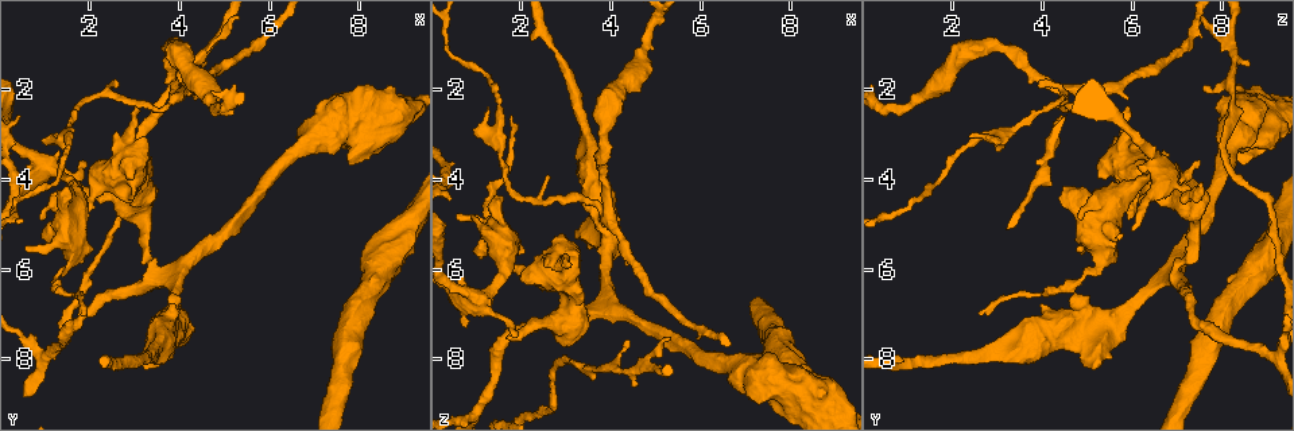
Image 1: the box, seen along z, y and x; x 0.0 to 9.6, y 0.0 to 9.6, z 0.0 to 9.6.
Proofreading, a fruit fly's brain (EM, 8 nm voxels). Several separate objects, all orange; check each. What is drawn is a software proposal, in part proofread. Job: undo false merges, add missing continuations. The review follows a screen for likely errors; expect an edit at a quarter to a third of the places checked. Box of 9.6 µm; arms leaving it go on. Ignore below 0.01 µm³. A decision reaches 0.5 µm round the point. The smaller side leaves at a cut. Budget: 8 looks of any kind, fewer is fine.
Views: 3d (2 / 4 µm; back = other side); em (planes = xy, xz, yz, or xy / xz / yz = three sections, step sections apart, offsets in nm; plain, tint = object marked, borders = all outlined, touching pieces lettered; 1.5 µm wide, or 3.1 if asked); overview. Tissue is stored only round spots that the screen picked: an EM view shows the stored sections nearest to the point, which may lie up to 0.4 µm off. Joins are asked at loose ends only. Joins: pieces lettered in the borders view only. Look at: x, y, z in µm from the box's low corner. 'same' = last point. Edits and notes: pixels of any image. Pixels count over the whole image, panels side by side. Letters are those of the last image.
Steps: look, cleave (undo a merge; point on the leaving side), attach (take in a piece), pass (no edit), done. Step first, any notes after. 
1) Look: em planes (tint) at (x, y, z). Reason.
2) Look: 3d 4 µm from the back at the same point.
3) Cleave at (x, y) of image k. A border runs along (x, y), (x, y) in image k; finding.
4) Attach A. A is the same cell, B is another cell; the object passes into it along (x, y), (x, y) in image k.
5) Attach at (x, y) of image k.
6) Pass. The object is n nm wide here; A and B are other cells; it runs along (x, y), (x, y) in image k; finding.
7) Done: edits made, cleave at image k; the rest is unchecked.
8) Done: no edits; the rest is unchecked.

Look: em planes (borders) at (1.75, 6.95, 2.65). Thin end.

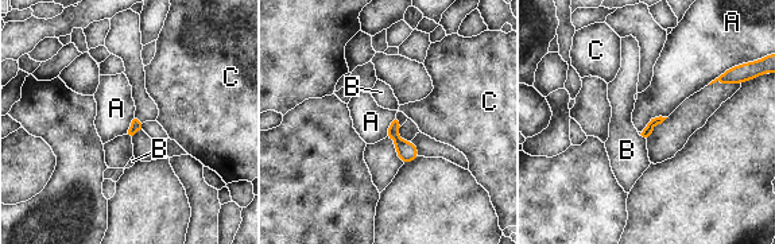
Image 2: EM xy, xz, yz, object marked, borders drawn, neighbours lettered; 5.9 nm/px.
Pass. The longest contact is with A, 180 nm; A, B and C are other cells; a border runs along (666, 116), (655, 116), (642, 132) in image 2; no lettered piece goes on from it.

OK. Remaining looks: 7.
Look: em planes (borders) at (1.70, 4.15, 7.50).

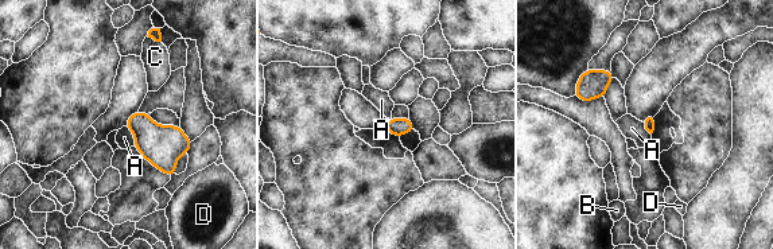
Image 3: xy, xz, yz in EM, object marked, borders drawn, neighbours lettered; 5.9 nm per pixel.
Pass. A, B, C and D are other cells; a border runs along (124, 125), (133, 136), (133, 146) in image 3; no lettered piece goes on from it.

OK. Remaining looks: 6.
Look: em yz step 4 (tint) at (4.40, 1.95, 7.50).

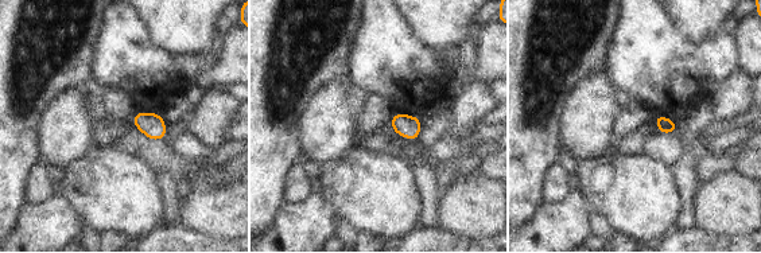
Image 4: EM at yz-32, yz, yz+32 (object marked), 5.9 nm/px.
Look: em planes (borders) at the same point.

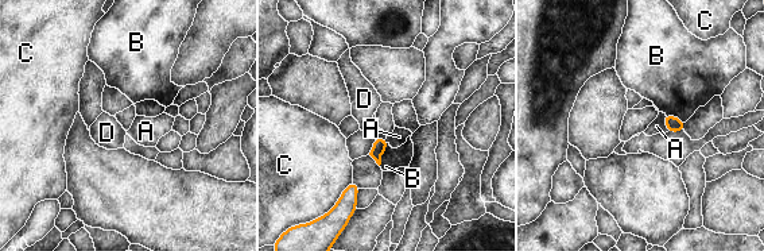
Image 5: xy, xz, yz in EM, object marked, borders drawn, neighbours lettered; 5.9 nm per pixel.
Pass. A, B, C and D are other cells; none of them fits.

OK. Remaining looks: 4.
Done: no edits; the rest is unchecked.

